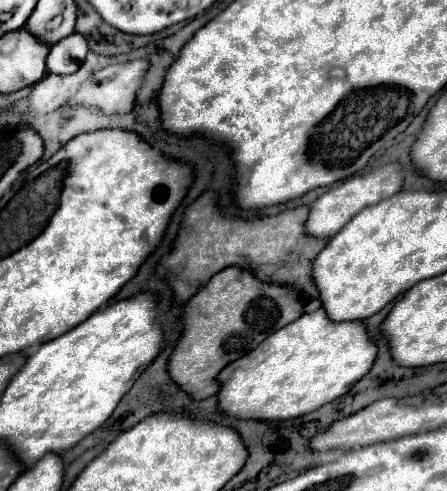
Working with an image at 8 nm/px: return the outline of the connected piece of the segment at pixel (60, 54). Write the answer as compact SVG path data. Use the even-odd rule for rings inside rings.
M72 33L68 39L58 41L50 47L50 55L46 59L46 67L50 73L56 75L68 75L74 73L86 59L88 43L80 33Z

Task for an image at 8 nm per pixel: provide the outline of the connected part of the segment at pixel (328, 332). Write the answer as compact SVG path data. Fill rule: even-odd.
M324 309L312 311L302 315L300 319L292 321L284 329L266 337L254 351L246 353L238 361L232 361L224 371L218 375L220 381L220 407L234 417L246 419L294 419L306 415L324 403L334 401L336 397L348 393L354 383L364 377L378 355L378 345L368 335L368 327L362 321L330 321Z

